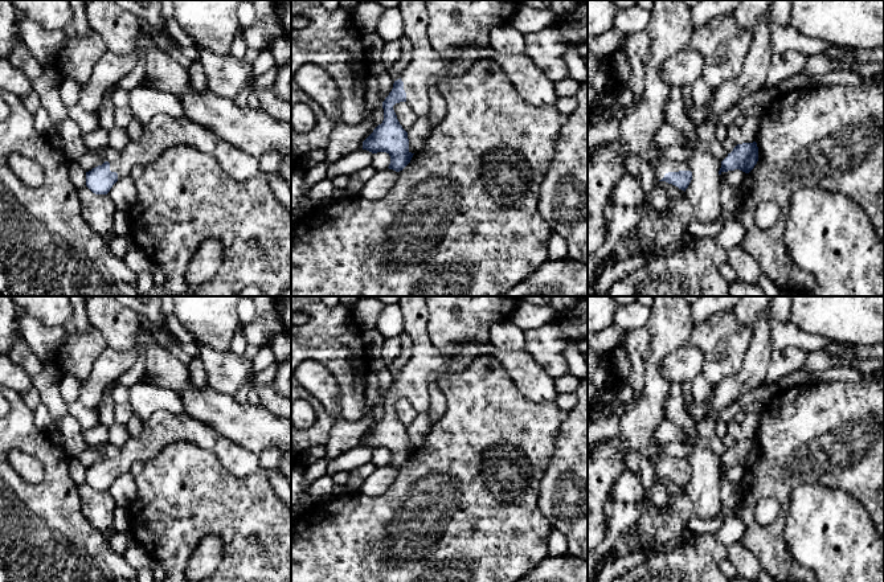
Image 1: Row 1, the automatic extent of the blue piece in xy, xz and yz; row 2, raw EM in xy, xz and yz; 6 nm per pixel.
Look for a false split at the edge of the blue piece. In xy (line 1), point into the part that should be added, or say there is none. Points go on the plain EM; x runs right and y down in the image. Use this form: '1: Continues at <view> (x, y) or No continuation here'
1: Continues at xy (162, 429)

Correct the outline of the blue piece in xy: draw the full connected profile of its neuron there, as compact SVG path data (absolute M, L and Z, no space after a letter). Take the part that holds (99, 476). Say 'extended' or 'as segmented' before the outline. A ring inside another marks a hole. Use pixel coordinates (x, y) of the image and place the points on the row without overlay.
extended; M160 410L143 421L140 436L130 436L115 458L105 458L86 468L86 483L95 491L107 491L119 475L130 472L134 463L147 462L165 446L177 442L191 442L216 454L221 464L237 478L249 476L259 468L259 455L229 440L208 425L185 413L175 415Z

